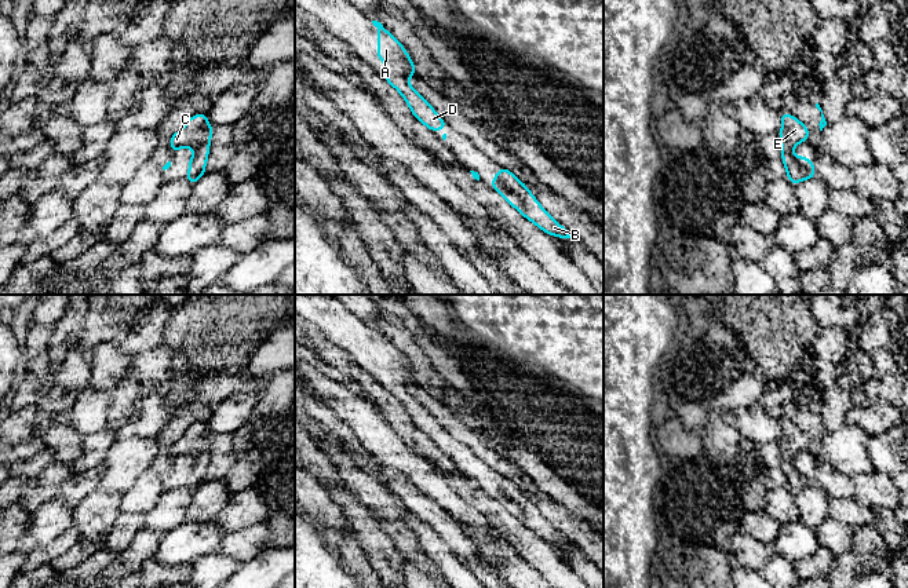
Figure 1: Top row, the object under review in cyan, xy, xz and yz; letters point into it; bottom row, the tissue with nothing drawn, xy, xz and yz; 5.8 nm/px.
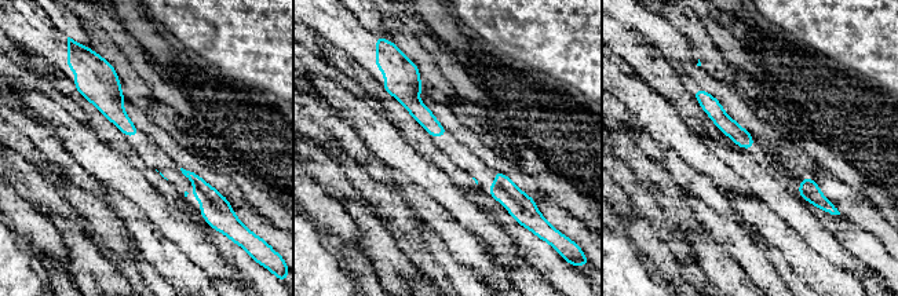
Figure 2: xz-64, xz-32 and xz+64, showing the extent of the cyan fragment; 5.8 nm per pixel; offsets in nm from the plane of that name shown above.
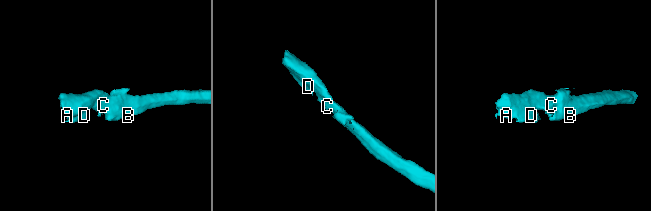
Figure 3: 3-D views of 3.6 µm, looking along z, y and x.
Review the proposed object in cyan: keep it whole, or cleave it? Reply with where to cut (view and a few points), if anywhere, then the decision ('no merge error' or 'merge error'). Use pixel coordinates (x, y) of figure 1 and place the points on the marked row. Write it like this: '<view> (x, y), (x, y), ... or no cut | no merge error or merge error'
no cut | no merge error

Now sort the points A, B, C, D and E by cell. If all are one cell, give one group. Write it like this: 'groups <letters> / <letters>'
groups A B C D E

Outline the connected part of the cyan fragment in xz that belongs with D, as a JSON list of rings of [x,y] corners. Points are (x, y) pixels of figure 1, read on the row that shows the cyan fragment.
[[[372,21],[372,23],[378,28],[378,59],[386,63],[386,83],[401,94],[415,118],[431,132],[446,129],[448,124],[438,116],[437,110],[409,84],[408,77],[416,76],[416,72],[405,47],[380,22]]]

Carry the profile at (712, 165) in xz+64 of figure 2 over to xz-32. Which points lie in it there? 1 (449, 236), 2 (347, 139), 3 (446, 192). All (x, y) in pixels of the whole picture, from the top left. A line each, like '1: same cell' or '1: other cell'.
1: other cell
2: other cell
3: same cell

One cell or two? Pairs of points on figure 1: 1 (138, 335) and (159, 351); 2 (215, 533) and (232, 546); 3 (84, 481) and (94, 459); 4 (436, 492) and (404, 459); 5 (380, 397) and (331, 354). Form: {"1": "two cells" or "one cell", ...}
{"1": "two cells", "2": "two cells", "3": "two cells", "4": "one cell", "5": "one cell"}

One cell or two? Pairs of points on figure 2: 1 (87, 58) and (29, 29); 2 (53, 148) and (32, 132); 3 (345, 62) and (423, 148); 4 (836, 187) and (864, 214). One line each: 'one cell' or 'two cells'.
1: one cell
2: one cell
3: one cell
4: one cell

